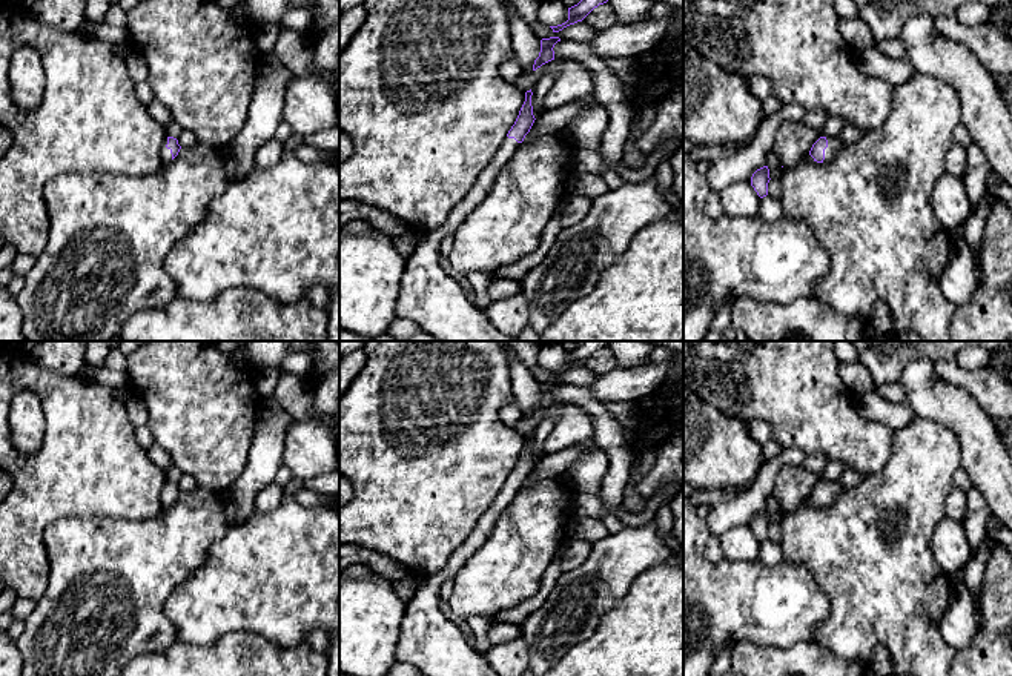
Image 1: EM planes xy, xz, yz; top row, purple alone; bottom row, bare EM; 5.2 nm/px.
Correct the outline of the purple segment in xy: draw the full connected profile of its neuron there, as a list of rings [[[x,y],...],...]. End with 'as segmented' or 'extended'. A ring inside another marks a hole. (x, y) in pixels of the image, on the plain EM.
[[[167,481],[161,492],[161,505],[163,509],[169,509],[180,496],[181,490],[178,484],[174,481]]]; extended

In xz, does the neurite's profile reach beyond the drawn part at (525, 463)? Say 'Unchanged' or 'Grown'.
Grown

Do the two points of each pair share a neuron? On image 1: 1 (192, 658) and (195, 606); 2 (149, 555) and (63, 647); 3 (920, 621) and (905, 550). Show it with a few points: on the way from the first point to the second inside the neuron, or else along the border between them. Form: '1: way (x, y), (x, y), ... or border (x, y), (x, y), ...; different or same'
1: border (226, 633), (208, 644), (177, 642); different
2: way (126, 576), (83, 619), (83, 624); same
3: way (905, 604), (905, 567); same

